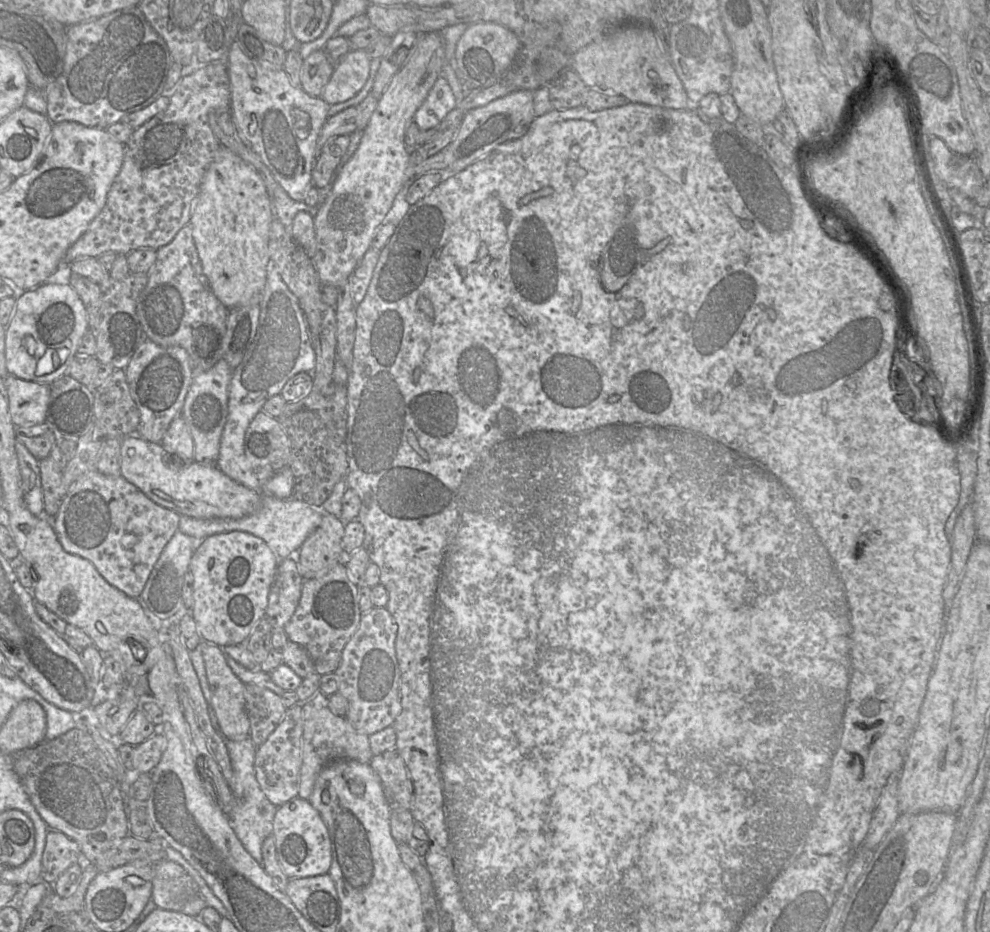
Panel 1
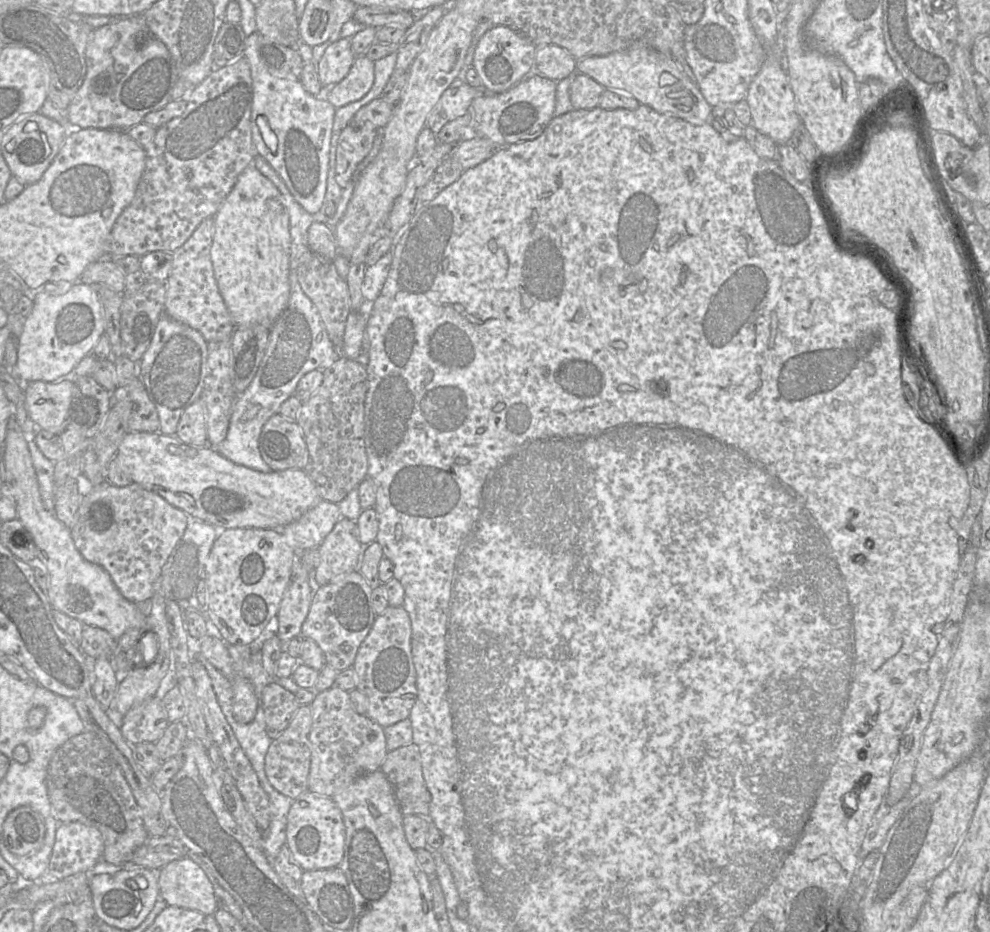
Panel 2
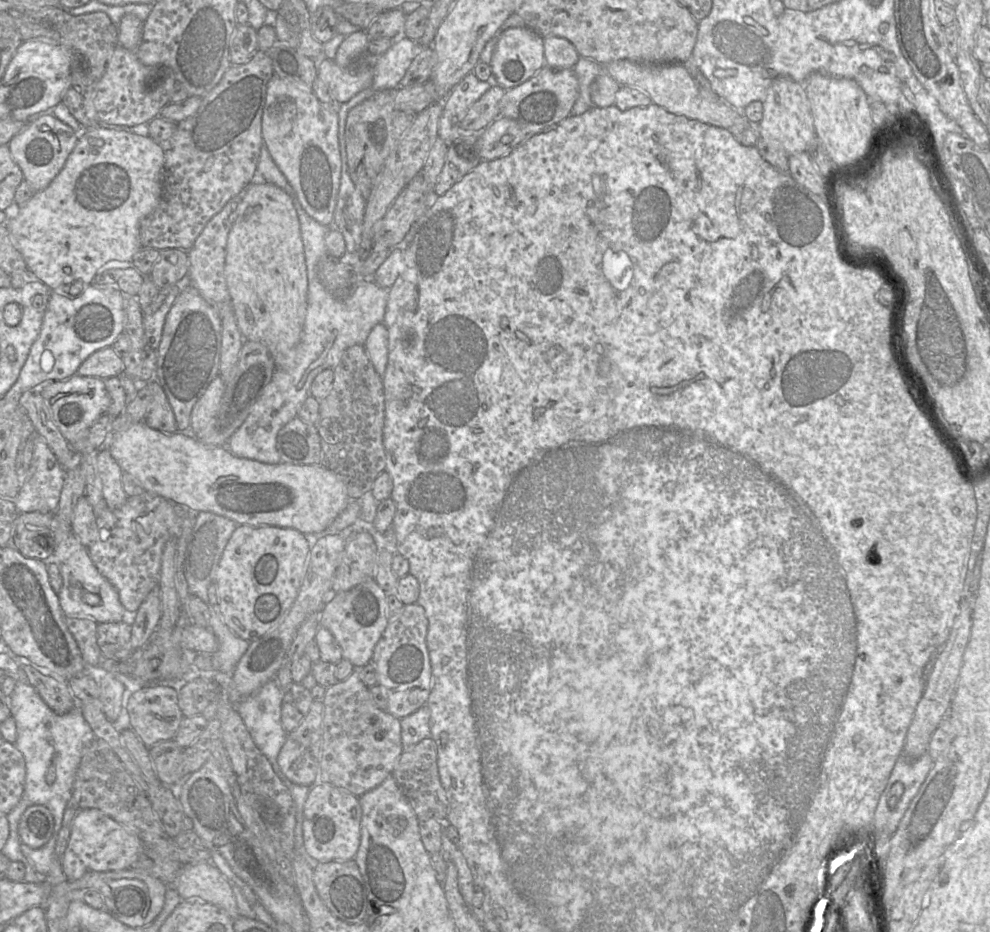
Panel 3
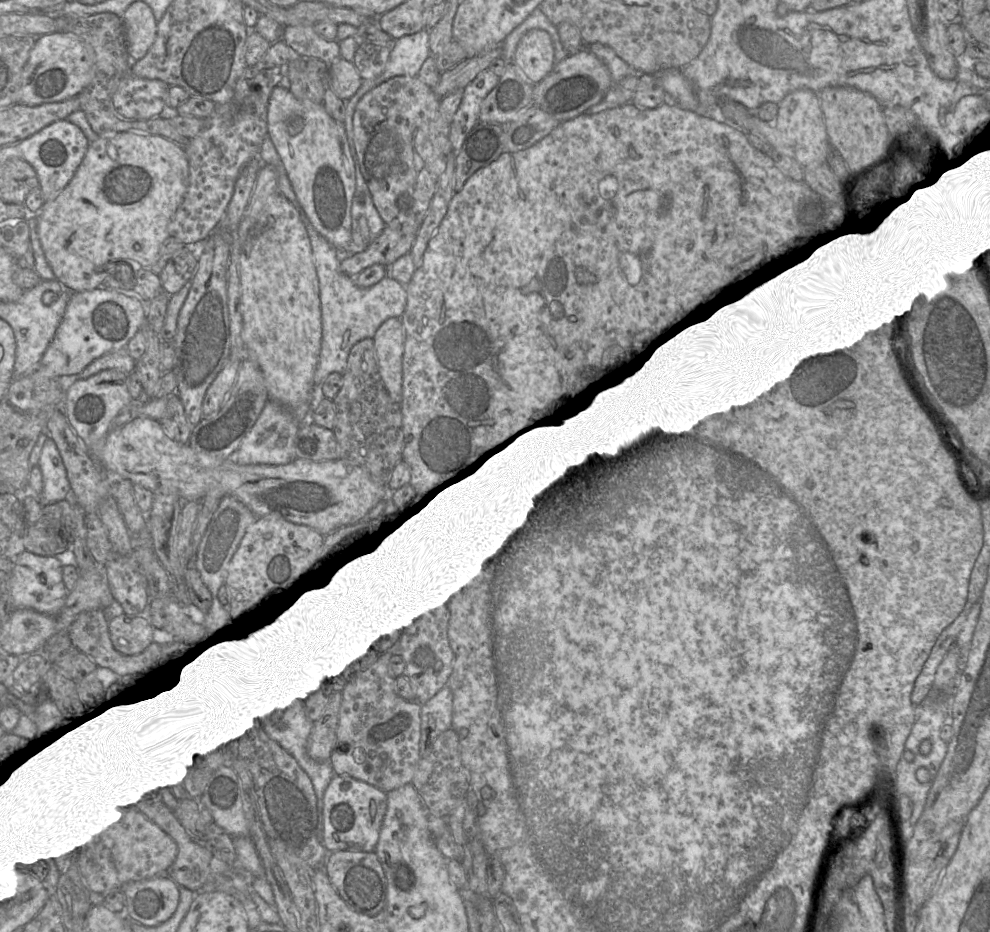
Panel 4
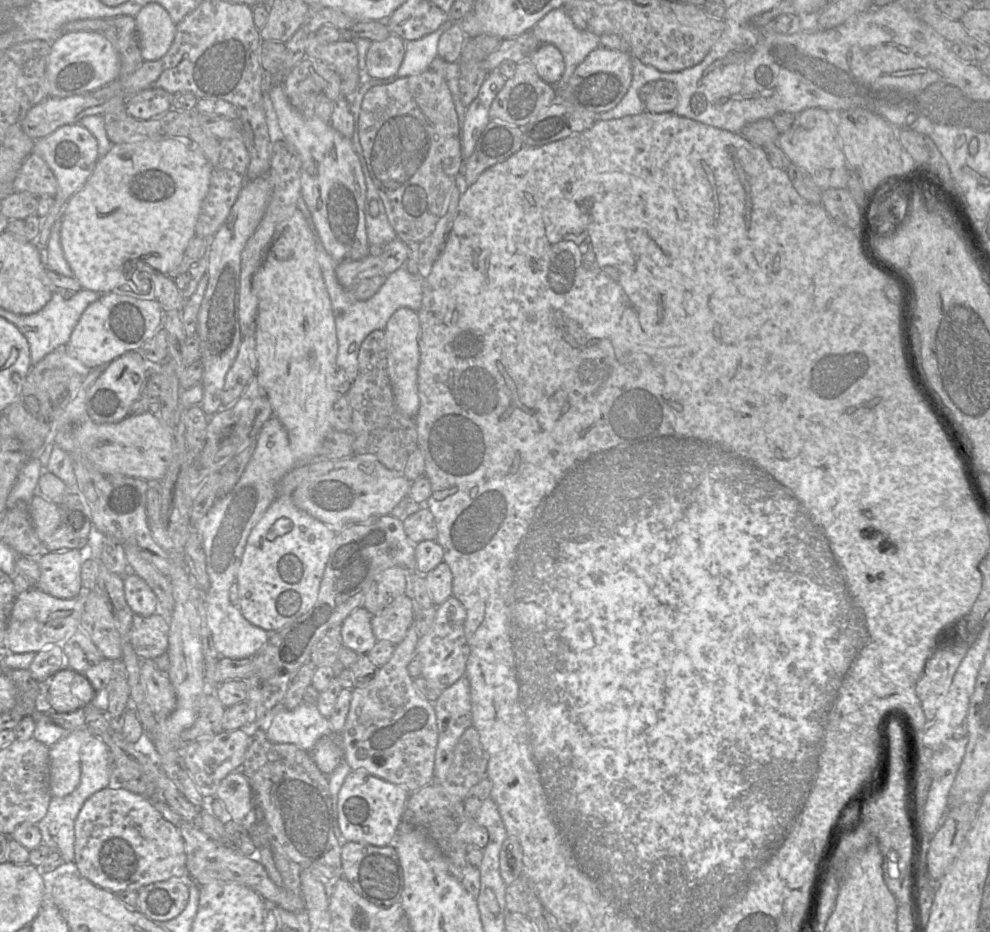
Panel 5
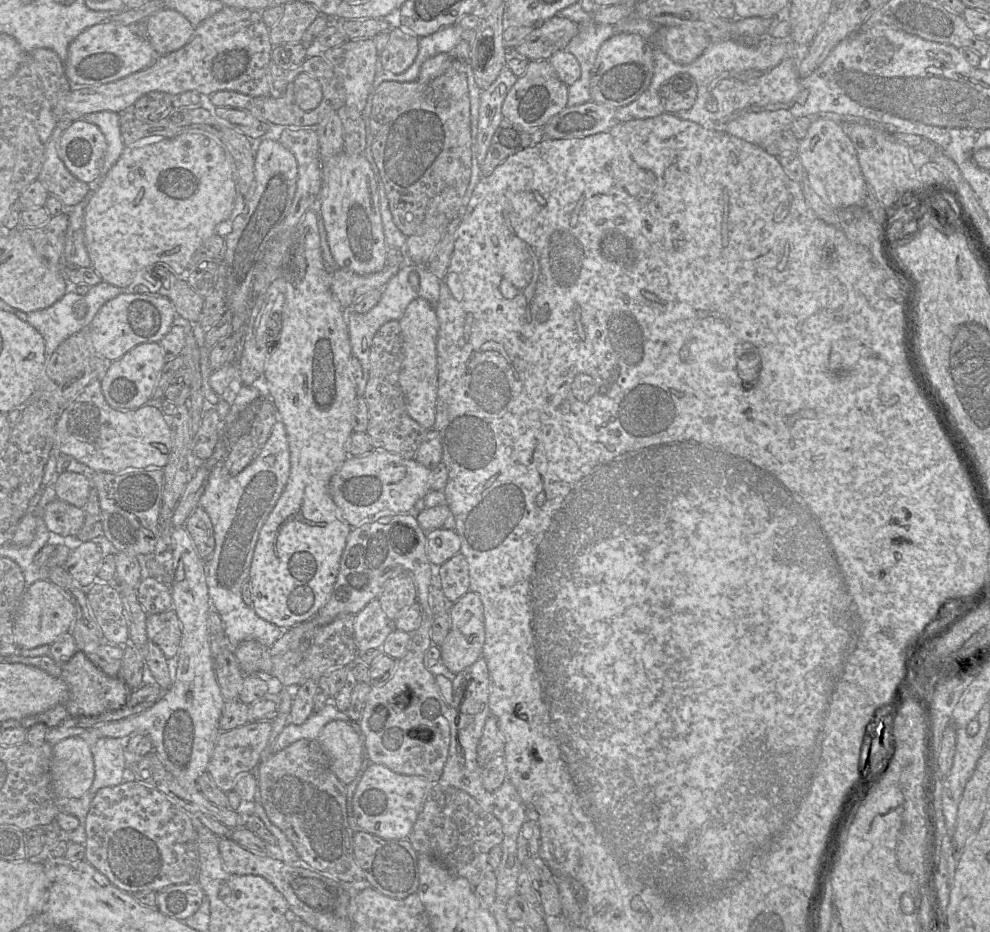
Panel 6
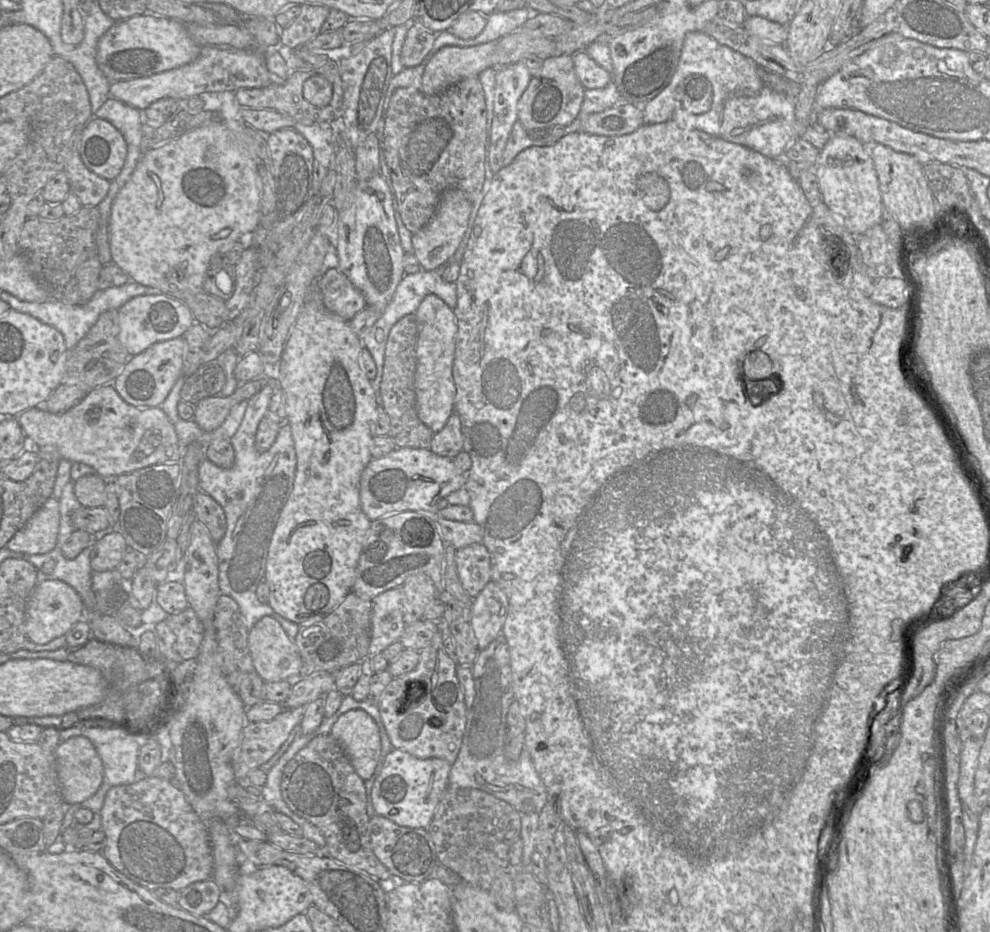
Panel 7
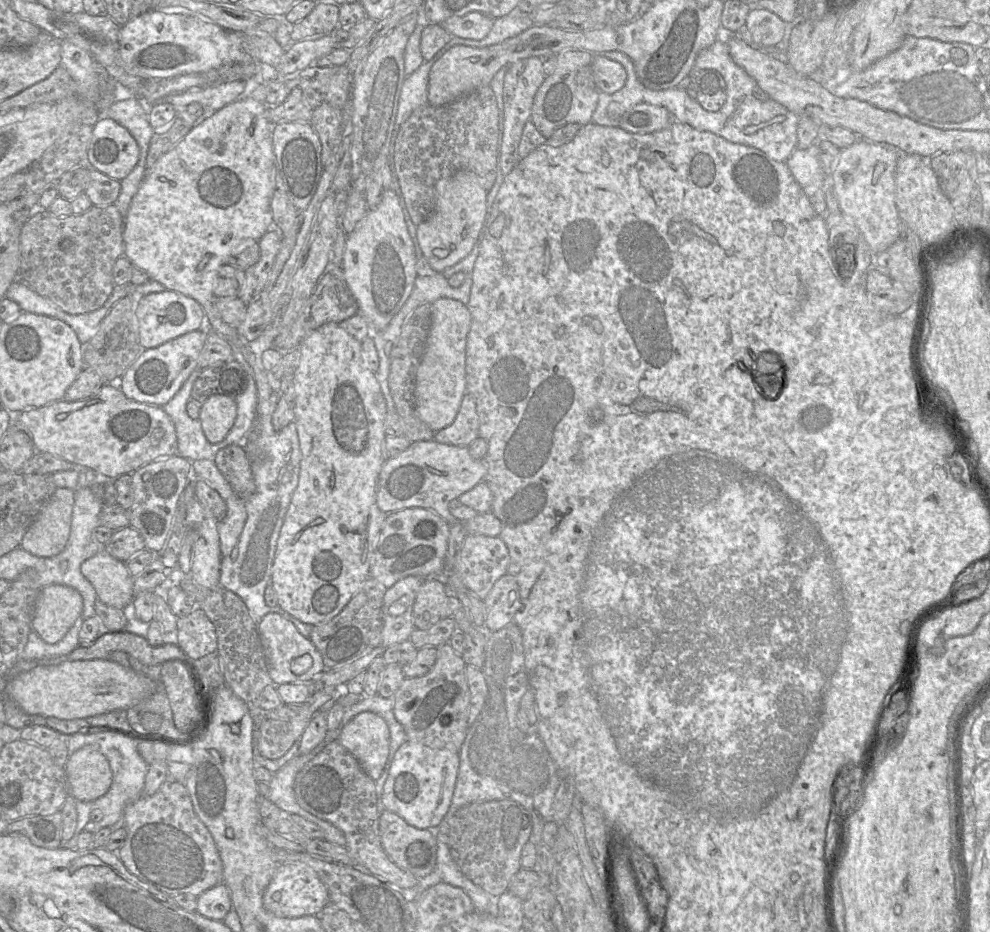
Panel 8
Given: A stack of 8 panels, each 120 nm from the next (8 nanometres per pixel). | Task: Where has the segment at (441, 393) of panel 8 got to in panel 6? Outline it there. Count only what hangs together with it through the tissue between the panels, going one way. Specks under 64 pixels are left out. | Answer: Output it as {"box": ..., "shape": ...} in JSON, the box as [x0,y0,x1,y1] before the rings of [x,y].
{"box":[399,297,439,430],"shape":[[[418,297],[406,308],[399,319],[403,337],[403,363],[400,373],[400,386],[403,391],[408,414],[426,430],[431,430],[436,420],[439,389],[437,359],[437,338],[439,320],[435,305]]]}

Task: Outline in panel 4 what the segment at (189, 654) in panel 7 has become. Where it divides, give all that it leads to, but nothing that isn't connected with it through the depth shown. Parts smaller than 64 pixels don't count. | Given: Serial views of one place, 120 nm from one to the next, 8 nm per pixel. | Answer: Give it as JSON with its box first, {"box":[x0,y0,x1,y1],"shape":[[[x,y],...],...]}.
{"box":[108,614,156,657],"shape":[[[121,614],[108,627],[114,648],[126,656],[137,657],[156,642],[156,630],[146,616]]]}

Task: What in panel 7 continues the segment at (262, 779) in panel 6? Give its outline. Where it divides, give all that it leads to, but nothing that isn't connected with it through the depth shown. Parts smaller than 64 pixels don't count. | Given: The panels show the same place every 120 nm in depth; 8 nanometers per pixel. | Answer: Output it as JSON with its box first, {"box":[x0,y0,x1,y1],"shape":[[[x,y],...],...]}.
{"box":[280,734,395,881],"shape":[[[330,734],[312,739],[286,764],[280,789],[290,810],[321,831],[326,841],[323,847],[326,857],[356,867],[373,879],[386,881],[395,877],[378,860],[371,847],[365,782]]]}

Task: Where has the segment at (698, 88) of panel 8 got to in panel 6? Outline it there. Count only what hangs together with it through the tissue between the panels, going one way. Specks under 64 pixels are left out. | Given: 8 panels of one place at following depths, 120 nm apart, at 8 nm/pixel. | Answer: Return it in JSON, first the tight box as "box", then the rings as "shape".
{"box":[660,73,697,114],"shape":[[[680,73],[666,81],[660,91],[660,99],[666,113],[676,114],[690,109],[697,98],[697,85],[692,76]]]}

